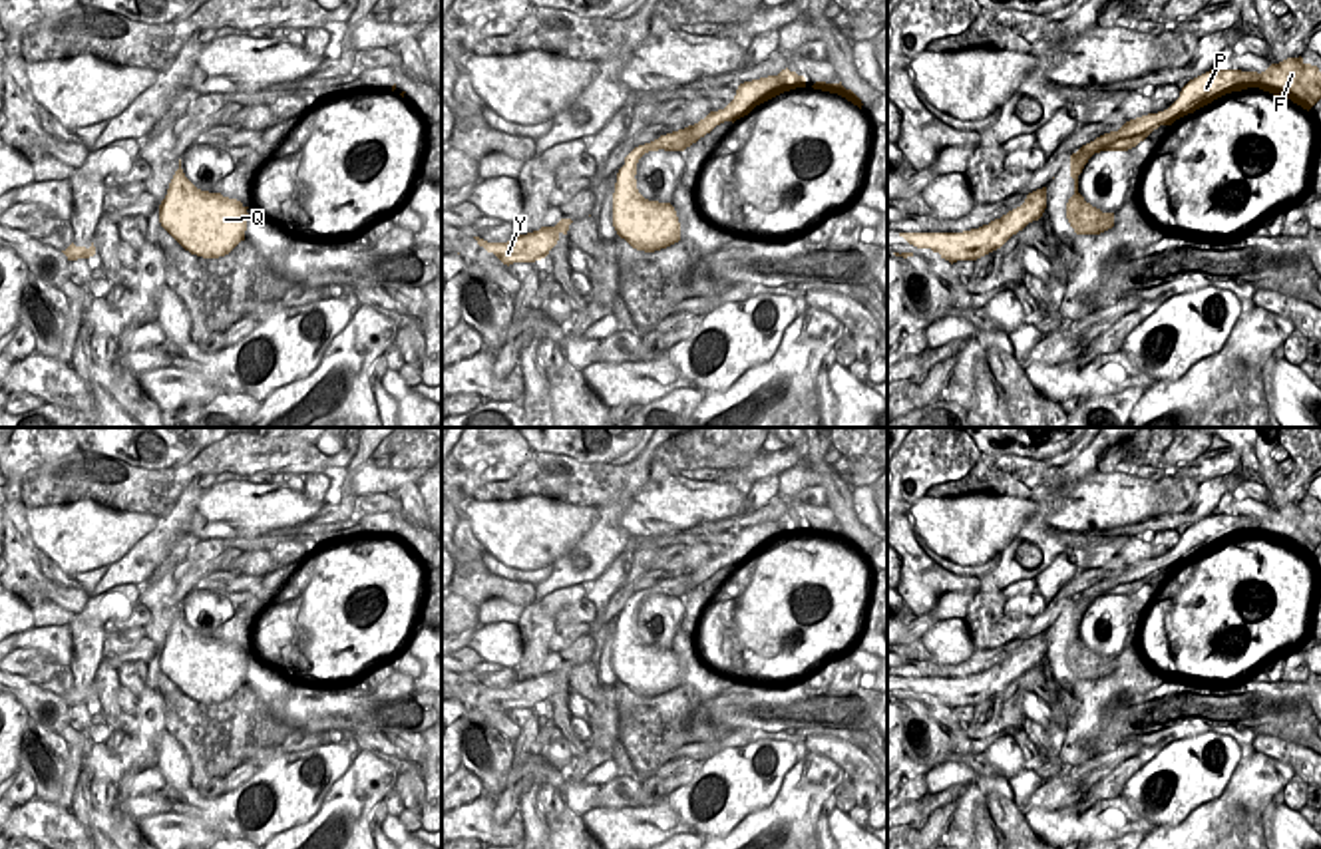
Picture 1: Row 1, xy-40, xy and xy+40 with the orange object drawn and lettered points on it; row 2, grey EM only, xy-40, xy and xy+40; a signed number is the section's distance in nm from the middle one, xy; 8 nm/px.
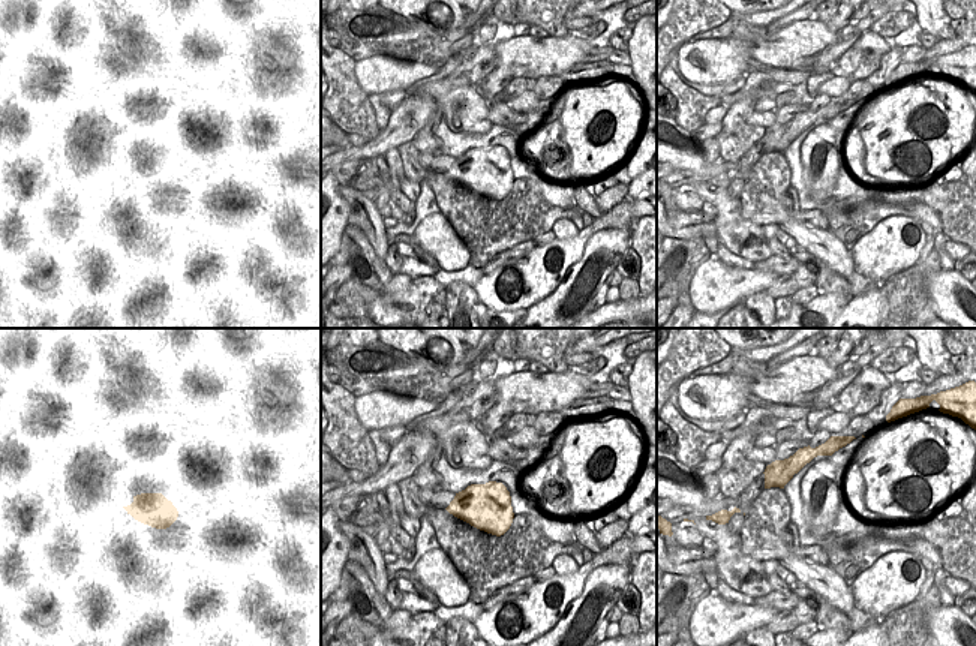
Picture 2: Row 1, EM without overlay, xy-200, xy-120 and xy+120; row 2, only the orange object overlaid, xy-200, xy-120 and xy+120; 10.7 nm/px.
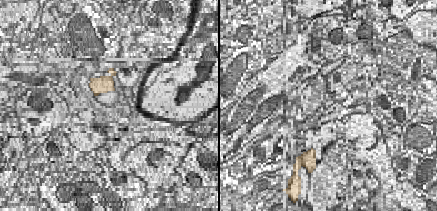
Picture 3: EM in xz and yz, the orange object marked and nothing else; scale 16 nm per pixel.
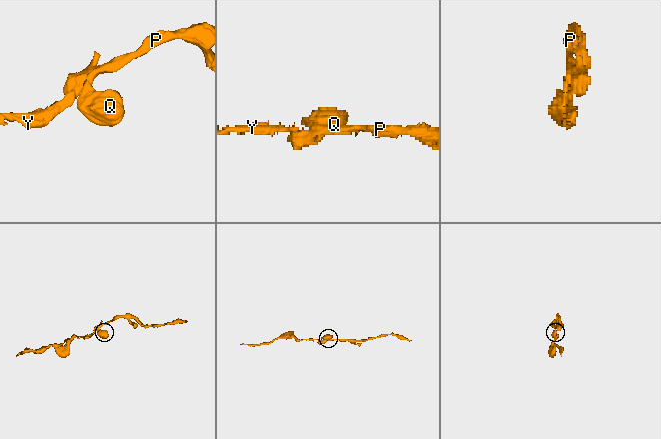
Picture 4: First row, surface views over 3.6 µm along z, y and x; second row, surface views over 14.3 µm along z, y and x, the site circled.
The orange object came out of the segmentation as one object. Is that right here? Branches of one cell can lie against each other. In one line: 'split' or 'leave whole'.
leave whole

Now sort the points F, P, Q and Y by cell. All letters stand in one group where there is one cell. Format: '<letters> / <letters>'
F P Q Y

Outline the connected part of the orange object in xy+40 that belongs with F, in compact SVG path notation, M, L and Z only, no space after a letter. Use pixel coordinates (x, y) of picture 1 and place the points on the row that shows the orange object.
M1301 56L1271 64L1261 74L1214 68L1190 80L1168 109L1130 119L1118 131L1104 133L1082 145L1070 155L1074 195L1066 203L1066 219L1074 233L1100 235L1114 227L1114 213L1102 213L1078 193L1078 175L1094 153L1128 151L1160 125L1172 125L1176 119L1194 113L1214 99L1247 87L1259 87L1273 95L1287 97L1309 111L1321 99L1321 72L1317 66L1305 64Z

